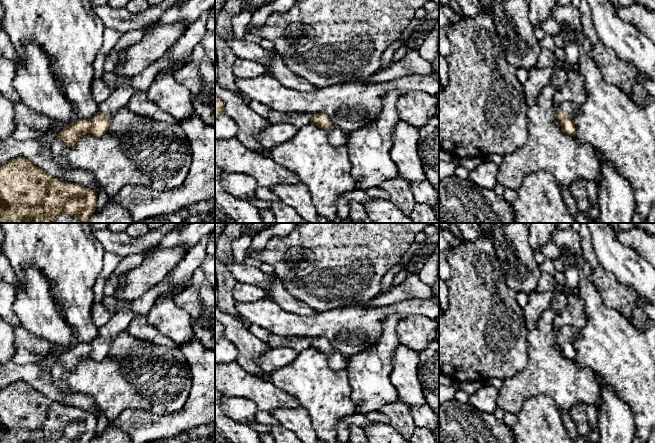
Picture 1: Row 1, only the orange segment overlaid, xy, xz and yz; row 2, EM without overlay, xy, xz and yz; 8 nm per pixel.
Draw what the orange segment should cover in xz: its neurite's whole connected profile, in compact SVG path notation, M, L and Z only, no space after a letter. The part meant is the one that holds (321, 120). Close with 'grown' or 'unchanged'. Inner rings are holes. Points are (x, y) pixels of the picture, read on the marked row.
M316 113L309 122L315 124L319 128L326 130L329 142L336 147L346 146L349 135L345 134L340 128L335 127L329 117L324 113Z; grown

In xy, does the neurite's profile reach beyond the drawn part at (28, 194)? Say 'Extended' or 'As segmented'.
As segmented

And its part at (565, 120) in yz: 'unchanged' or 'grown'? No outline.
grown

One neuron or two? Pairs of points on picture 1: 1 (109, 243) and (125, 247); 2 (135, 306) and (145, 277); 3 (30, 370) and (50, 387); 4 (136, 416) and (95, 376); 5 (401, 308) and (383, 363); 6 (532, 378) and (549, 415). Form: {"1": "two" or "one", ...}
{"1": "one", "2": "two", "3": "one", "4": "two", "5": "two", "6": "two"}

